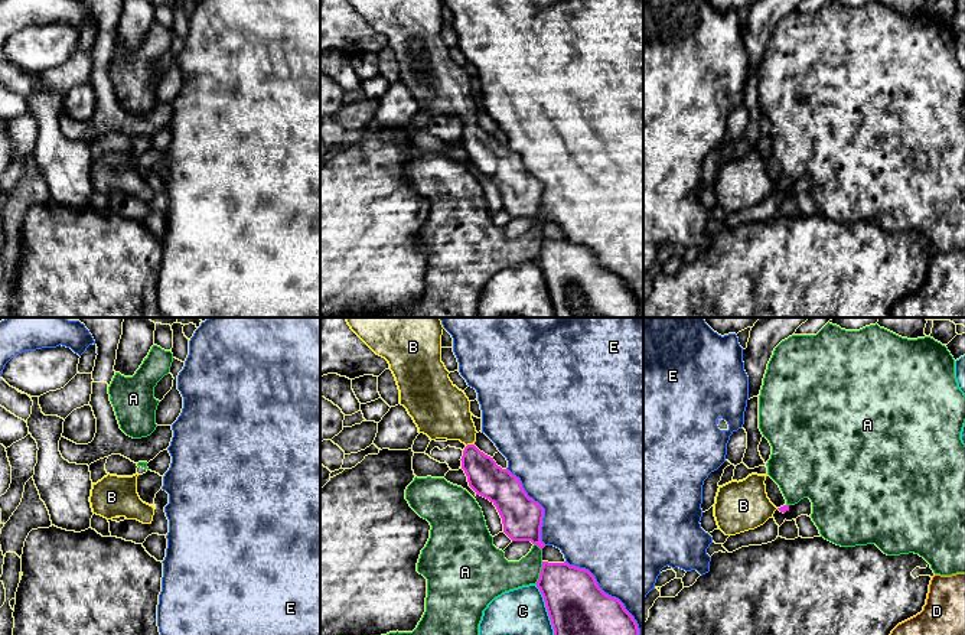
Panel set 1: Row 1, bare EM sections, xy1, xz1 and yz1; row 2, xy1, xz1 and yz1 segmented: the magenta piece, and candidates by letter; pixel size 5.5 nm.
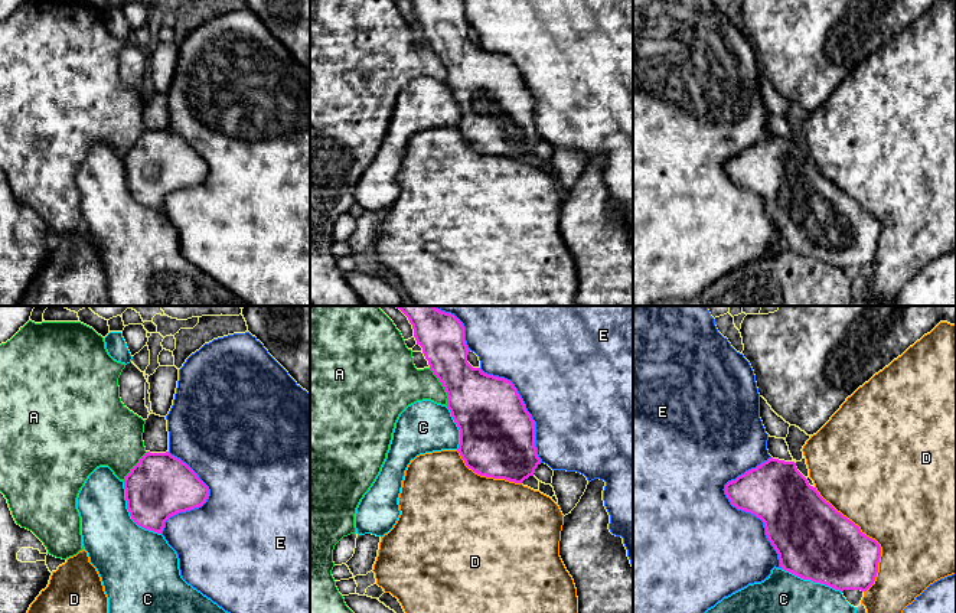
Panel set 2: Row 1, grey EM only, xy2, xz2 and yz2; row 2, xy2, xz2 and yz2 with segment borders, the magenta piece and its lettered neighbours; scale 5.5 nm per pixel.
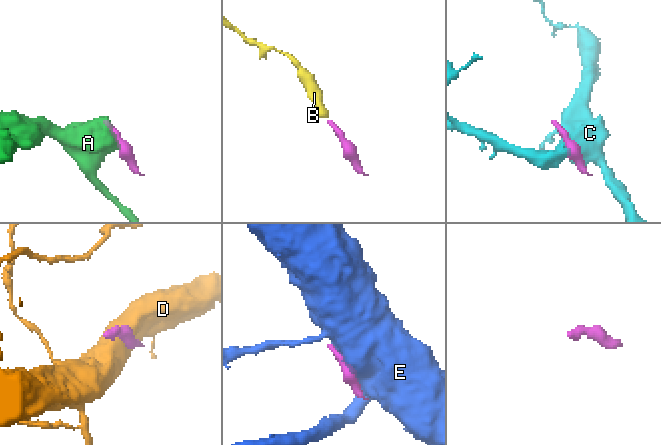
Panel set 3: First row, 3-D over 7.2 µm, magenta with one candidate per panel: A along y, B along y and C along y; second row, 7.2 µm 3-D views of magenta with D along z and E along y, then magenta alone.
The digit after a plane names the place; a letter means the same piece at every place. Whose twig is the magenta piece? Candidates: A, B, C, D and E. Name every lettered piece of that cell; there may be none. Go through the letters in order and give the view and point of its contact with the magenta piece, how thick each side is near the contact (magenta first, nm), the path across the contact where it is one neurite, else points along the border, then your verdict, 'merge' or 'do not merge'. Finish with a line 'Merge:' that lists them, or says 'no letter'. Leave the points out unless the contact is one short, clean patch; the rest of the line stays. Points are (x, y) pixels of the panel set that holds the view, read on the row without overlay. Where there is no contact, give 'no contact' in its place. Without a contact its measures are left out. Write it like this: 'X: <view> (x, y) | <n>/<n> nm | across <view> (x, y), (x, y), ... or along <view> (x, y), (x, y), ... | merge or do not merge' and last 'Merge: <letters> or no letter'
A: xz2 (443, 62) | 360/260 nm | do not merge
B: xz1 (469, 121) | 200/320 nm | across xz1 (488, 156), (473, 139), (469, 121), (440, 87) | merge
C: xy2 (130, 192) | 360/380 nm | do not merge
D: yz2 (868, 214) | 400/480 nm | do not merge
E: yz2 (738, 185) | 340/480 nm | do not merge
Merge: B

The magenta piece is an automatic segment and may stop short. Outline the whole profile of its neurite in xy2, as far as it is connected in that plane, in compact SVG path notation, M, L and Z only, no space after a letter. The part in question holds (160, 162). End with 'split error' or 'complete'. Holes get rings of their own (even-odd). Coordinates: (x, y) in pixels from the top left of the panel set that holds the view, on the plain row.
M147 128L124 156L127 186L131 196L141 205L161 211L164 199L179 190L202 183L208 163L180 136L166 130Z; complete

